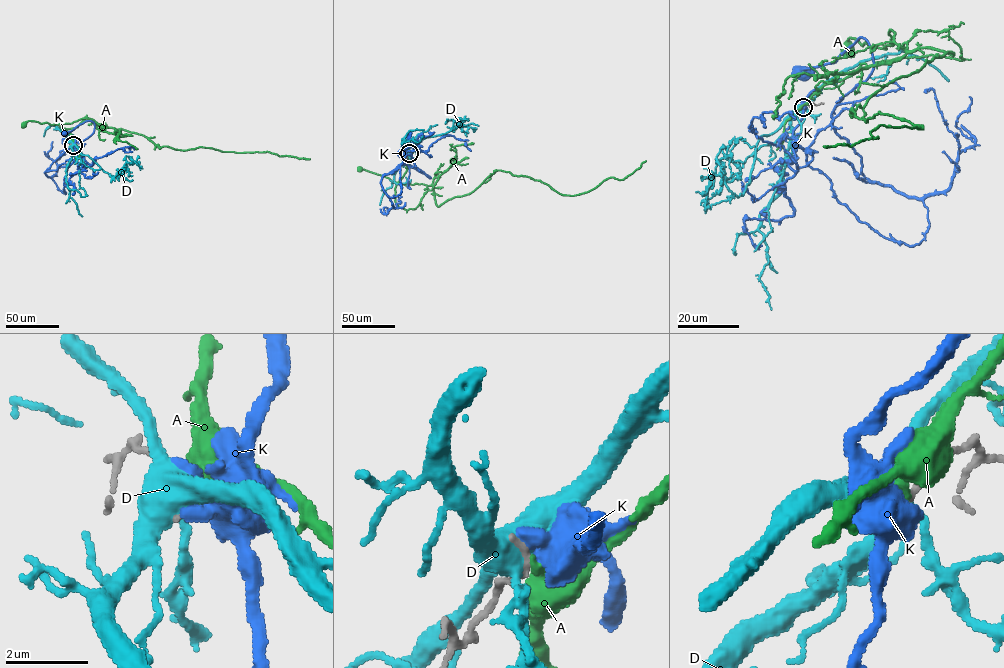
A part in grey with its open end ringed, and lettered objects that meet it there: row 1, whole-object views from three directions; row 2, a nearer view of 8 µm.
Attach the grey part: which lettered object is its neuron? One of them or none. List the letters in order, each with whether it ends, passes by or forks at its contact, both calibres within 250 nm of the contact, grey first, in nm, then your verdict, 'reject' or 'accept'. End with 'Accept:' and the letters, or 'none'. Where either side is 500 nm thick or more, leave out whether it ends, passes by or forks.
A: it ends; calibres 180 and 320 nm; reject
D: it forks; calibres 180 and 480 nm; reject
K: it passes by; calibres 160 and 440 nm; reject
Accept: none

